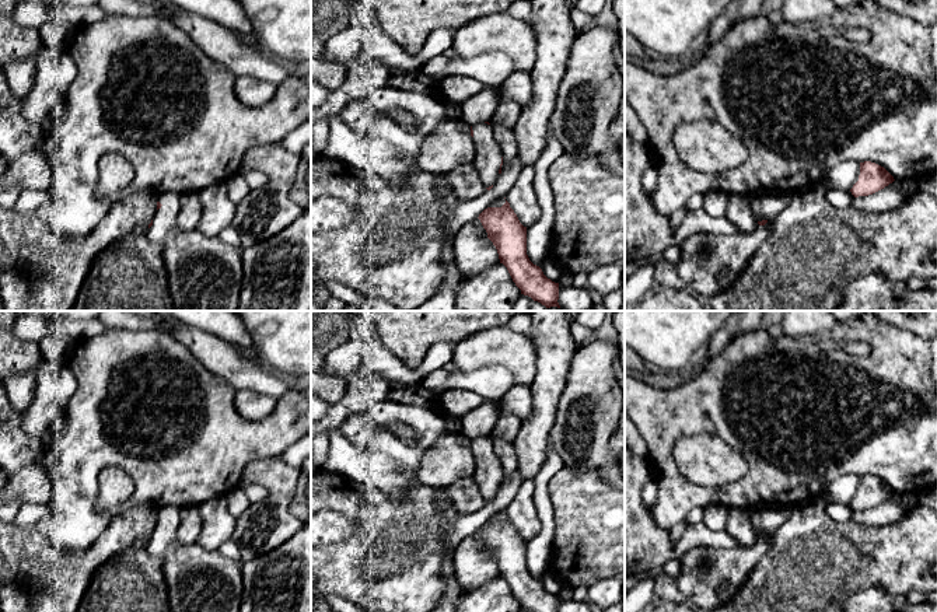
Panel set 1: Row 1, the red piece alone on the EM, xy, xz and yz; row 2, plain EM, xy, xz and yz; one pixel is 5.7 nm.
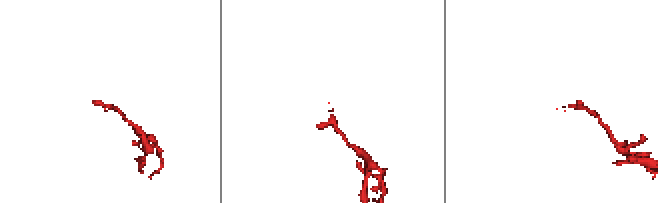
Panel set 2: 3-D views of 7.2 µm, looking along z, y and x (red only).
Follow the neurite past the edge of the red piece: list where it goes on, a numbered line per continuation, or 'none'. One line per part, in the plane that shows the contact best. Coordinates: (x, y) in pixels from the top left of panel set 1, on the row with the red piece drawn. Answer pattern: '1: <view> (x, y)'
1: xz (488, 157)

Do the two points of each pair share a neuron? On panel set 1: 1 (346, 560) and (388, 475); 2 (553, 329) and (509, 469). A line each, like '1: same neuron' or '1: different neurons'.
1: different neurons
2: different neurons

